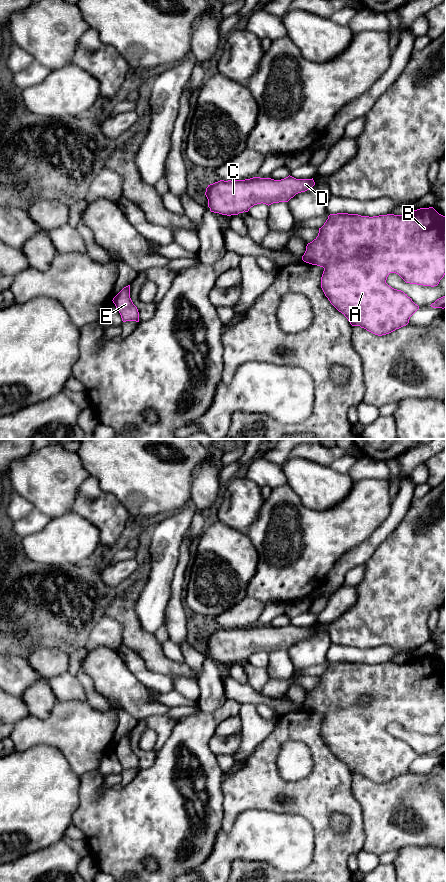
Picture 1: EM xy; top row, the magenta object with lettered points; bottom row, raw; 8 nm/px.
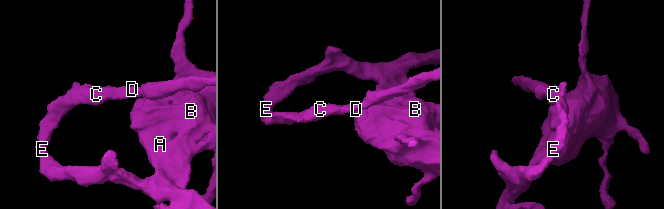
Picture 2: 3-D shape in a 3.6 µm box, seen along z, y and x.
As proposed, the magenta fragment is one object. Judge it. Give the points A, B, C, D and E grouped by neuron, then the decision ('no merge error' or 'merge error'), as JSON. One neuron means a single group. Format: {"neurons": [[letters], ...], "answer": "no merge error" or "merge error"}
{"neurons": [["A", "B", "C", "D", "E"]], "answer": "no merge error"}

